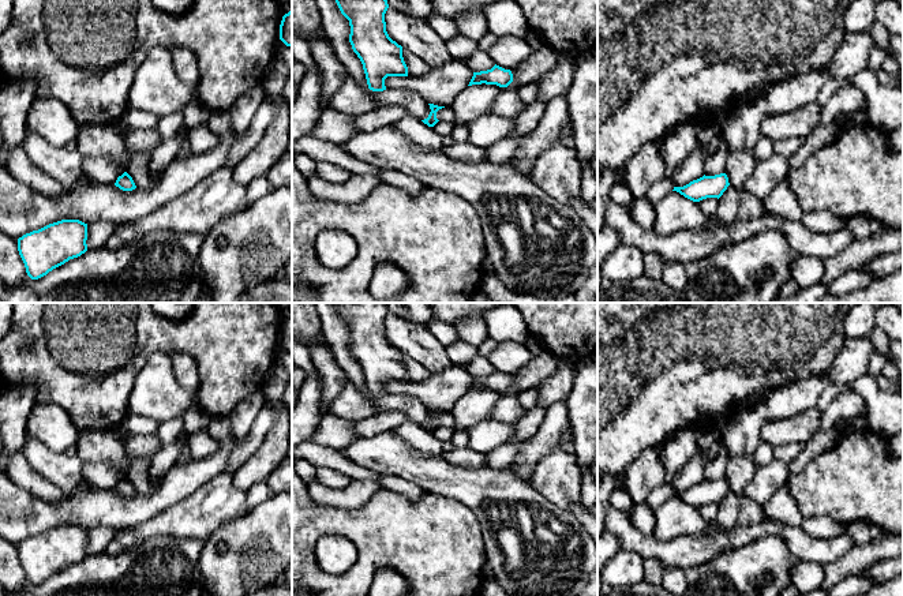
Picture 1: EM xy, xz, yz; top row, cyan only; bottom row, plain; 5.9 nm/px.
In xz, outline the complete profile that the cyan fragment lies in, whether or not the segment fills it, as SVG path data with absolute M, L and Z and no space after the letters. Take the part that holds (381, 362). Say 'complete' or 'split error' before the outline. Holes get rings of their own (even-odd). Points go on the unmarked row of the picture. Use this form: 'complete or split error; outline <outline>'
complete; outline M334 303L341 319L349 326L349 348L363 370L368 394L386 396L387 382L408 382L402 352L386 337L386 303Z

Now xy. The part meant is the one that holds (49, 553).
complete; outline M61 525L18 544L18 556L31 585L87 556L87 529Z

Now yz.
complete; outline M726 479L715 480L715 481L702 481L697 486L690 487L683 492L674 492L672 496L679 498L685 503L700 507L707 503L720 503L723 498L730 491L728 483Z

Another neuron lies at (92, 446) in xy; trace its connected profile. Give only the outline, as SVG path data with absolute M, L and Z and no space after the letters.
M115 431L79 432L75 446L76 457L83 464L108 462L113 465L121 476L128 476L131 461Z

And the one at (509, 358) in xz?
M513 341L499 342L497 349L487 356L495 370L505 375L517 374L532 357L533 355L525 344L516 344Z

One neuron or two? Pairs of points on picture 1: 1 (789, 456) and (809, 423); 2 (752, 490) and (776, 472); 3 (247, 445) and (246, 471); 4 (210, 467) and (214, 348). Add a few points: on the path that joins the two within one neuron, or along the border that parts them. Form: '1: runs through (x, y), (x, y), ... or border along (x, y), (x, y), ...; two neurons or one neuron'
1: border along (804, 442), (787, 442), (775, 448); two neurons
2: runs through (757, 490), (771, 478); one neuron
3: border along (265, 435), (258, 449), (233, 472); two neurons
4: border along (229, 415), (210, 418); two neurons

